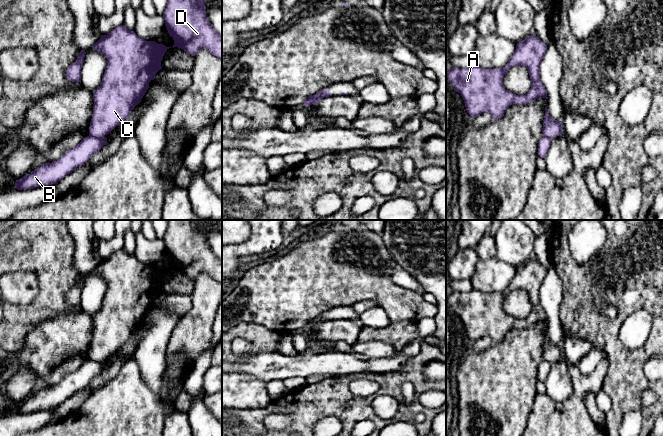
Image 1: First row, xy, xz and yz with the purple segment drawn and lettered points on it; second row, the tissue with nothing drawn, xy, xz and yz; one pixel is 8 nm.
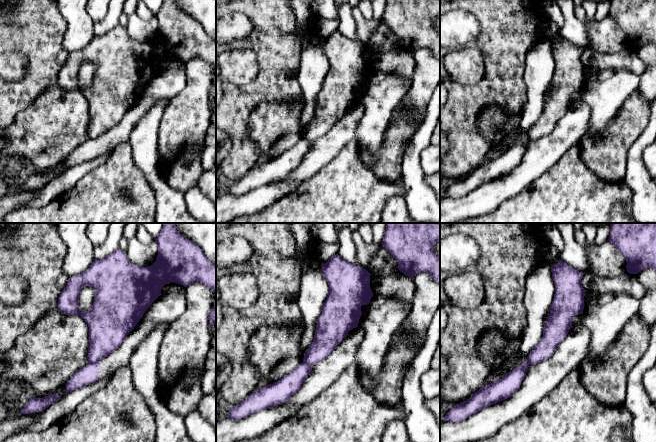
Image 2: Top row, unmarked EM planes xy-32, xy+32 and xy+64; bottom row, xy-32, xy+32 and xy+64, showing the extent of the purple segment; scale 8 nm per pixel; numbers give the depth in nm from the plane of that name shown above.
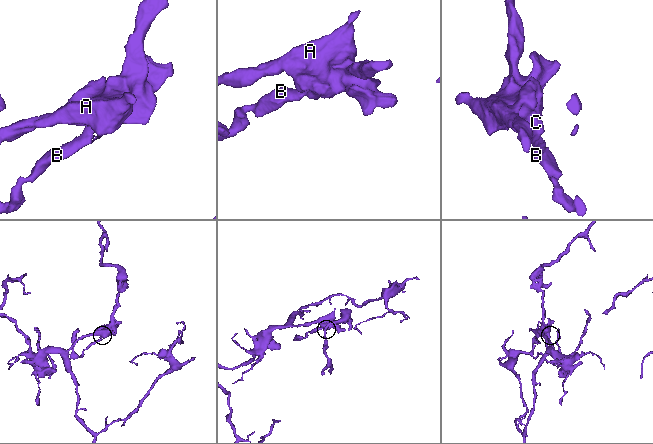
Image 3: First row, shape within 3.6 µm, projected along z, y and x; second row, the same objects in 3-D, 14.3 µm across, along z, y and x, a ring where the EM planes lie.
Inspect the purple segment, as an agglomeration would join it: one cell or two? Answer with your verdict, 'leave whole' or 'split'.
split

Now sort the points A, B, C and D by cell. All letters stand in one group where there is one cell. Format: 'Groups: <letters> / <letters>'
Groups: A C D / B

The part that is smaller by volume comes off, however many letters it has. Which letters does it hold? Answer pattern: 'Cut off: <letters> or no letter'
Cut off: B

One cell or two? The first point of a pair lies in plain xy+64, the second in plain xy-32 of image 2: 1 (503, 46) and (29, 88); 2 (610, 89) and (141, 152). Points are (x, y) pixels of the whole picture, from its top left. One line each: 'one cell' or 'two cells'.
1: one cell
2: one cell

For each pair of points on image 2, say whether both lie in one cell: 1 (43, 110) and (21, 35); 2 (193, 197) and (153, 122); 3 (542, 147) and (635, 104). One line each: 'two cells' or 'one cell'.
1: two cells
2: two cells
3: two cells

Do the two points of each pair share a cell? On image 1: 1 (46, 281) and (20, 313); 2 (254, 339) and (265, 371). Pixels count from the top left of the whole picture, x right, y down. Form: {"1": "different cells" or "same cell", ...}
{"1": "same cell", "2": "different cells"}

